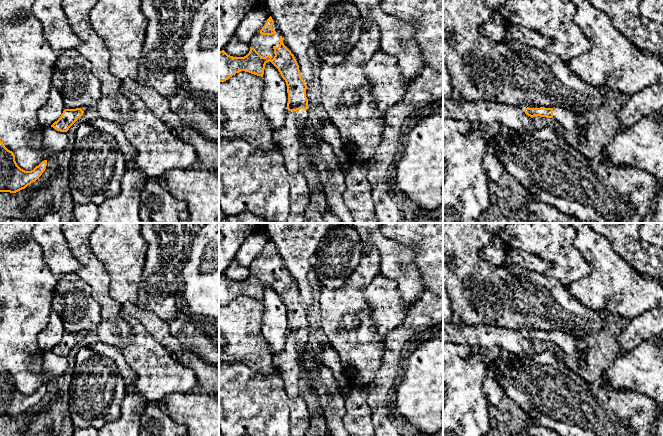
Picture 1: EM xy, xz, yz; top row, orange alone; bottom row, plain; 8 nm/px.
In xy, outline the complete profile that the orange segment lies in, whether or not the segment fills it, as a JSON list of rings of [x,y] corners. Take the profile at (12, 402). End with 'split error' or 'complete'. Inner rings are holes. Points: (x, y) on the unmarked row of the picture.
[[[0,364],[0,416],[16,417],[35,406],[47,390],[47,384],[42,385],[31,395],[21,393],[15,379],[8,374]]] | complete

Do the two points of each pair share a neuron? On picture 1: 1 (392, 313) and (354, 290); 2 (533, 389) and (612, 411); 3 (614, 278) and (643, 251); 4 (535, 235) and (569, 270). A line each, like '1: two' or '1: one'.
1: two
2: one
3: two
4: one

